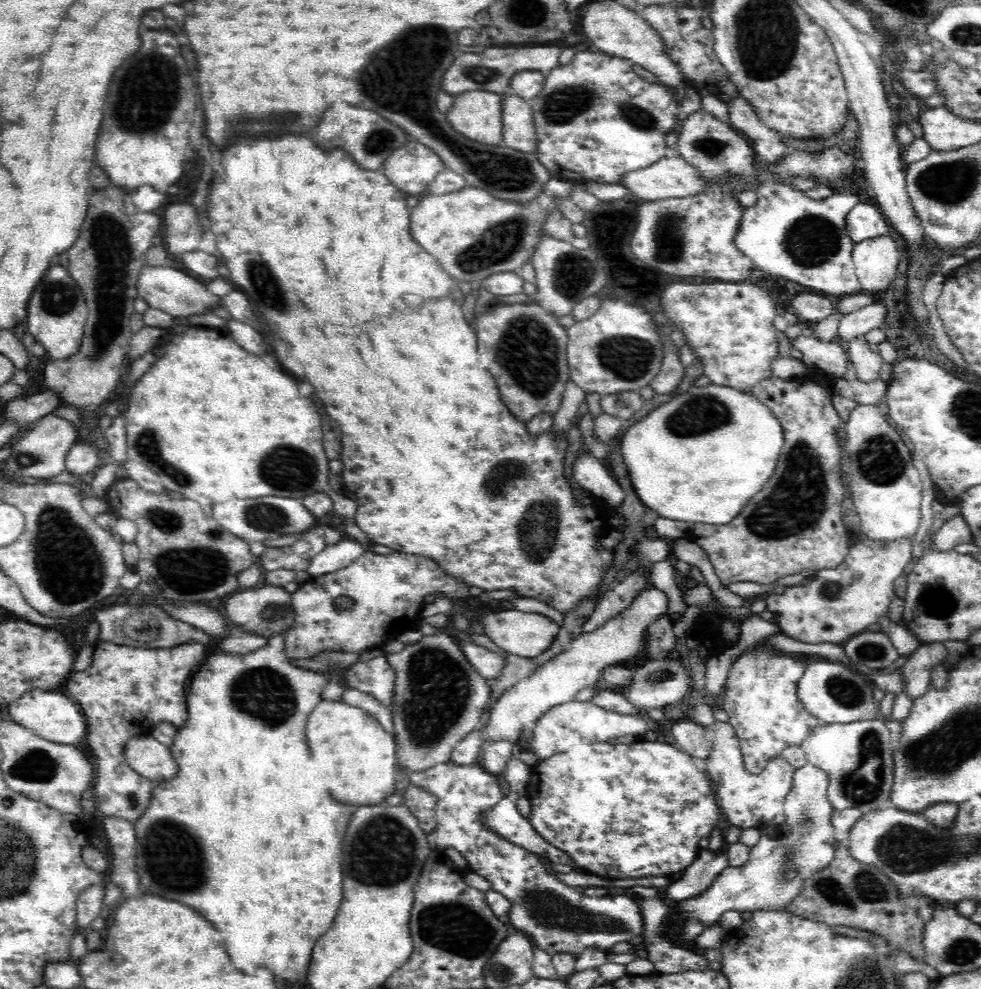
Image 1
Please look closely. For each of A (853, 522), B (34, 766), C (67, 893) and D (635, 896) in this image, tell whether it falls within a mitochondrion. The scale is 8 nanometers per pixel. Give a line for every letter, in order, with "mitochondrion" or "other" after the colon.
A: other
B: mitochondrion
C: other
D: other

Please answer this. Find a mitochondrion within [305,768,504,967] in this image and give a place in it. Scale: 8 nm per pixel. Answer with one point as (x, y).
(382, 852)

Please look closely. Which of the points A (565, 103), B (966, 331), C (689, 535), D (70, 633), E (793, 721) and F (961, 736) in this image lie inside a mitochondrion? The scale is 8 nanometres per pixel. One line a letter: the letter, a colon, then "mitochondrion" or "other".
A: mitochondrion
B: other
C: other
D: other
E: other
F: mitochondrion

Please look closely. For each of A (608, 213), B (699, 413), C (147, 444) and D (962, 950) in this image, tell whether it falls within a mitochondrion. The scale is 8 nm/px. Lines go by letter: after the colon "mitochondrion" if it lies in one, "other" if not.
A: other
B: mitochondrion
C: mitochondrion
D: mitochondrion

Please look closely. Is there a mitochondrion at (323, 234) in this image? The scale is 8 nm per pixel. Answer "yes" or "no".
no

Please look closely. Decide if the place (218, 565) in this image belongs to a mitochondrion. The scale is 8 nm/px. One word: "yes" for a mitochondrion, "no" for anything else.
yes

